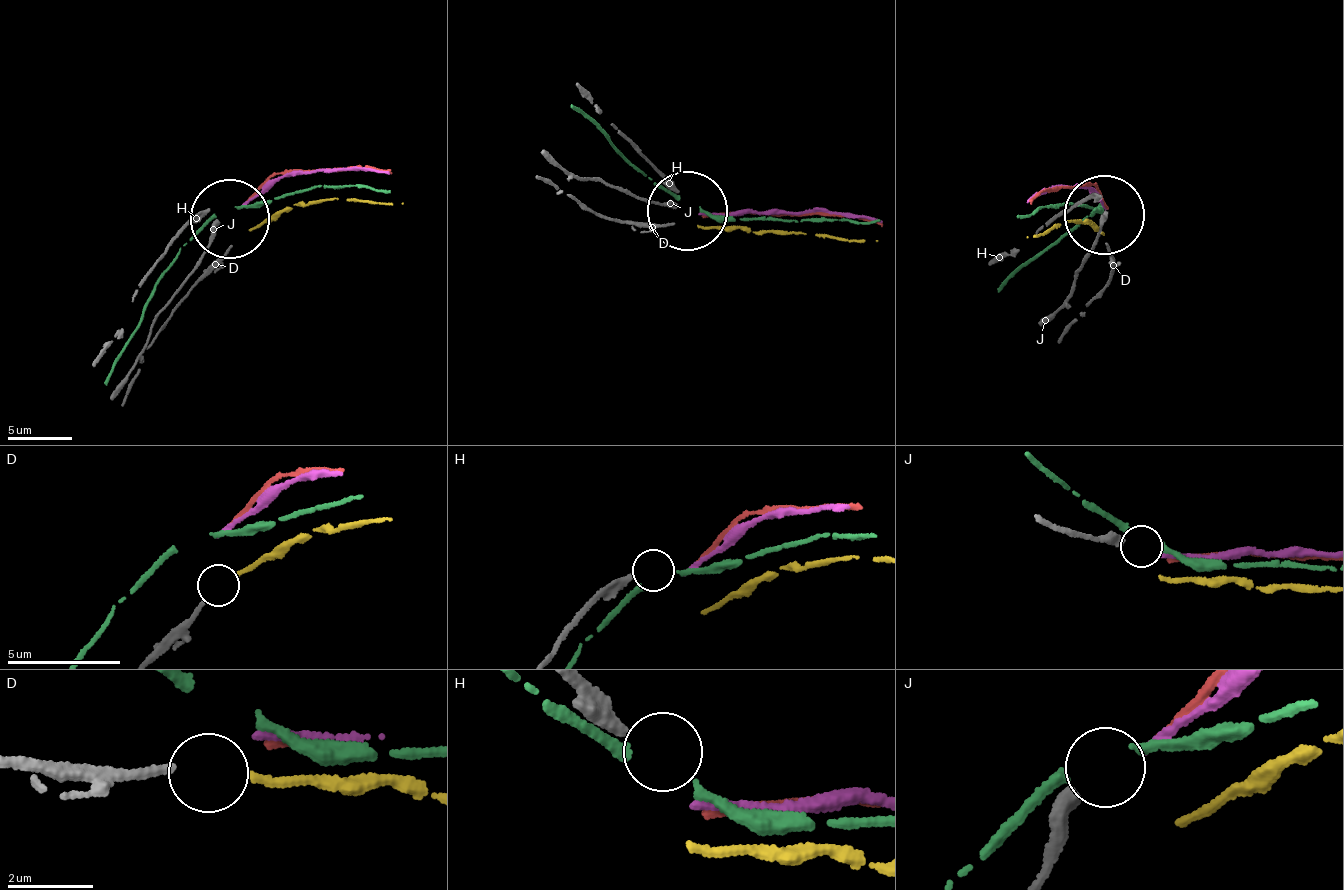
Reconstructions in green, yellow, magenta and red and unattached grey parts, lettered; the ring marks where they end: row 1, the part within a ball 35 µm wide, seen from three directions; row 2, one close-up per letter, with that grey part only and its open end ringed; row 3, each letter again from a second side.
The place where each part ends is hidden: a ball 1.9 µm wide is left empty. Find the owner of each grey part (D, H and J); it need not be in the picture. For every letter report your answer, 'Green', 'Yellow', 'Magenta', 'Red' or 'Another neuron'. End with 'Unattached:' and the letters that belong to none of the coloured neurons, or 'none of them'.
D: Yellow
H: Another neuron
J: Magenta
Unattached: H

